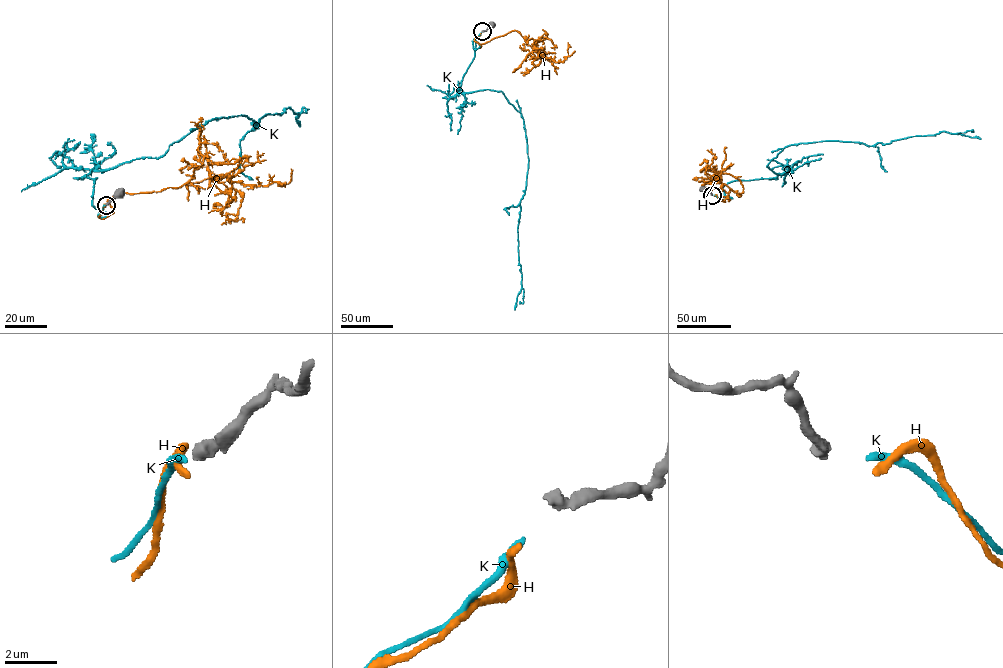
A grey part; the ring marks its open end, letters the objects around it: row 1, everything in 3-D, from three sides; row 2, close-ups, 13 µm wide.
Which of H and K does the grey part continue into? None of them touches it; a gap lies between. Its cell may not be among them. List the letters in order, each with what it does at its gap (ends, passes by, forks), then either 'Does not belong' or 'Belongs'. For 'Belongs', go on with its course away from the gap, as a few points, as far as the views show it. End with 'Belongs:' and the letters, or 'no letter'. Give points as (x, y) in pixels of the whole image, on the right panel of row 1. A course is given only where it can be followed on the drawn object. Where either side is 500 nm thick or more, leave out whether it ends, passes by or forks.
H: Belongs. Its course: (714, 195), (724, 201), (728, 194), (701, 185), (719, 177), (720, 182), (701, 180)
K: Does not belong
Belongs: H

